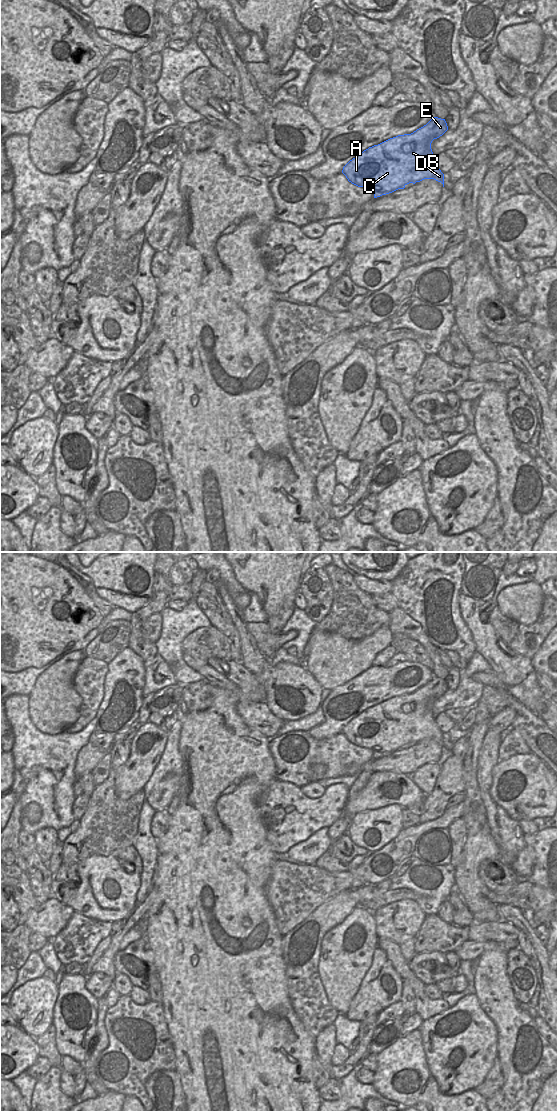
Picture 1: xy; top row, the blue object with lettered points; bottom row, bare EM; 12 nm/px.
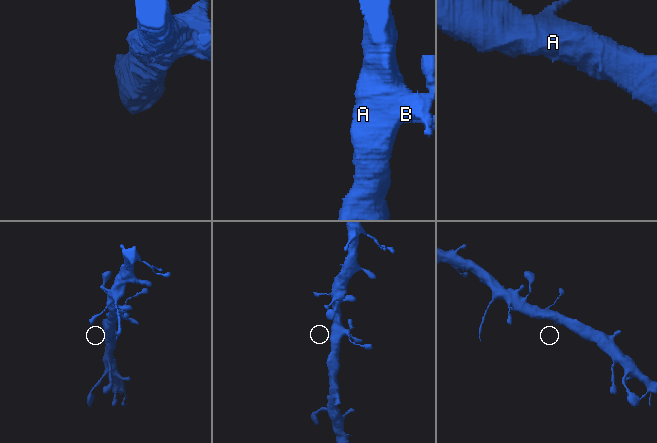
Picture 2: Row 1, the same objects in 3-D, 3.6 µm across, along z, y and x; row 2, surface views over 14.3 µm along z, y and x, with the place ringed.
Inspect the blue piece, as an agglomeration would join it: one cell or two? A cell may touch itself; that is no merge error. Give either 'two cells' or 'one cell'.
one cell

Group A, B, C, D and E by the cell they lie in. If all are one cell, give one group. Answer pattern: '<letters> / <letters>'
A B C D E

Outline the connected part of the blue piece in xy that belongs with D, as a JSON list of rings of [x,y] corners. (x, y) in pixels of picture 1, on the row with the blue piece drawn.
[[[433,117],[411,134],[364,150],[343,167],[342,173],[352,184],[372,190],[374,198],[424,179],[434,179],[444,187],[444,174],[435,161],[431,143],[447,130],[445,119]]]

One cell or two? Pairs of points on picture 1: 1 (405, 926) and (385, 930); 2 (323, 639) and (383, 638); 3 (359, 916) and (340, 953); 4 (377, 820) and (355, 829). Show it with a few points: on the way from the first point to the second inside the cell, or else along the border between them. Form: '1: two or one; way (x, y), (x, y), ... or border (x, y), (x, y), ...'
1: one; way (400, 926), (390, 926)
2: one; way (338, 647), (368, 647)
3: one; way (350, 924), (343, 932), (342, 944)
4: one; way (372, 825), (368, 829), (360, 829)

